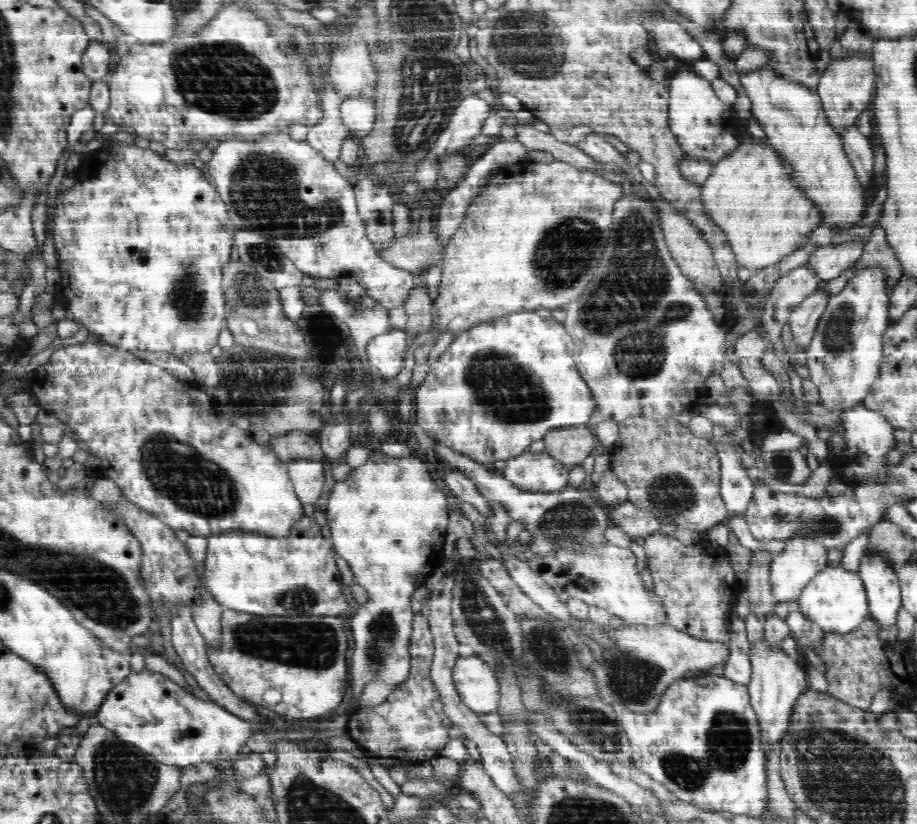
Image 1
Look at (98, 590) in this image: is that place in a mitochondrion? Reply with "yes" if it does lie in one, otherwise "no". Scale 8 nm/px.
yes

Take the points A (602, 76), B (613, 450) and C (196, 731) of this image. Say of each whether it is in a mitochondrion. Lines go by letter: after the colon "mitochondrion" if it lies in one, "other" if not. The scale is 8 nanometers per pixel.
A: other
B: other
C: other

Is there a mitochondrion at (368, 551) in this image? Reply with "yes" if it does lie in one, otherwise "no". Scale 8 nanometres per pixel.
no

